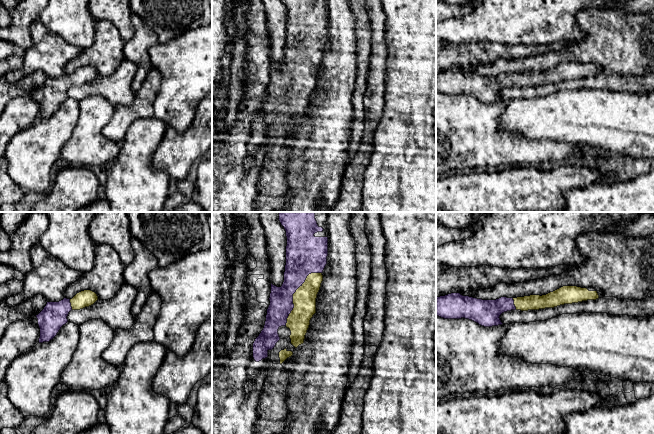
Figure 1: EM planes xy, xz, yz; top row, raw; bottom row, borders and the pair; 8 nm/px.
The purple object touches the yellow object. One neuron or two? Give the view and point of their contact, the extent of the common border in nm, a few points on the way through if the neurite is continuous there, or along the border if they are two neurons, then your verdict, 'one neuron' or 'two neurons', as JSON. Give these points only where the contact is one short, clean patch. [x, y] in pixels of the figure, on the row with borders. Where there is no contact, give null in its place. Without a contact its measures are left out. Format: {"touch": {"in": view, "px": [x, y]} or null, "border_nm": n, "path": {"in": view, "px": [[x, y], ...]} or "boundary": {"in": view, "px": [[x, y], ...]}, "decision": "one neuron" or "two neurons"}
{"touch": {"in": "xz", "px": [293, 293]}, "border_nm": 500, "decision": "one neuron"}

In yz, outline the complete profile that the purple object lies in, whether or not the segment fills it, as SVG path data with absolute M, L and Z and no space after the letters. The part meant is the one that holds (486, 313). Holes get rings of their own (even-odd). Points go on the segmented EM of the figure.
M563 286L546 295L530 295L517 298L501 297L482 300L460 293L436 297L436 316L444 319L469 319L481 326L502 325L500 315L511 310L539 310L564 304L578 303L603 298L604 294L594 288Z

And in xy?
M91 290L77 293L72 299L64 298L59 302L47 302L44 309L36 315L40 328L39 343L52 340L61 327L68 322L67 316L71 310L80 310L93 305L98 296Z

